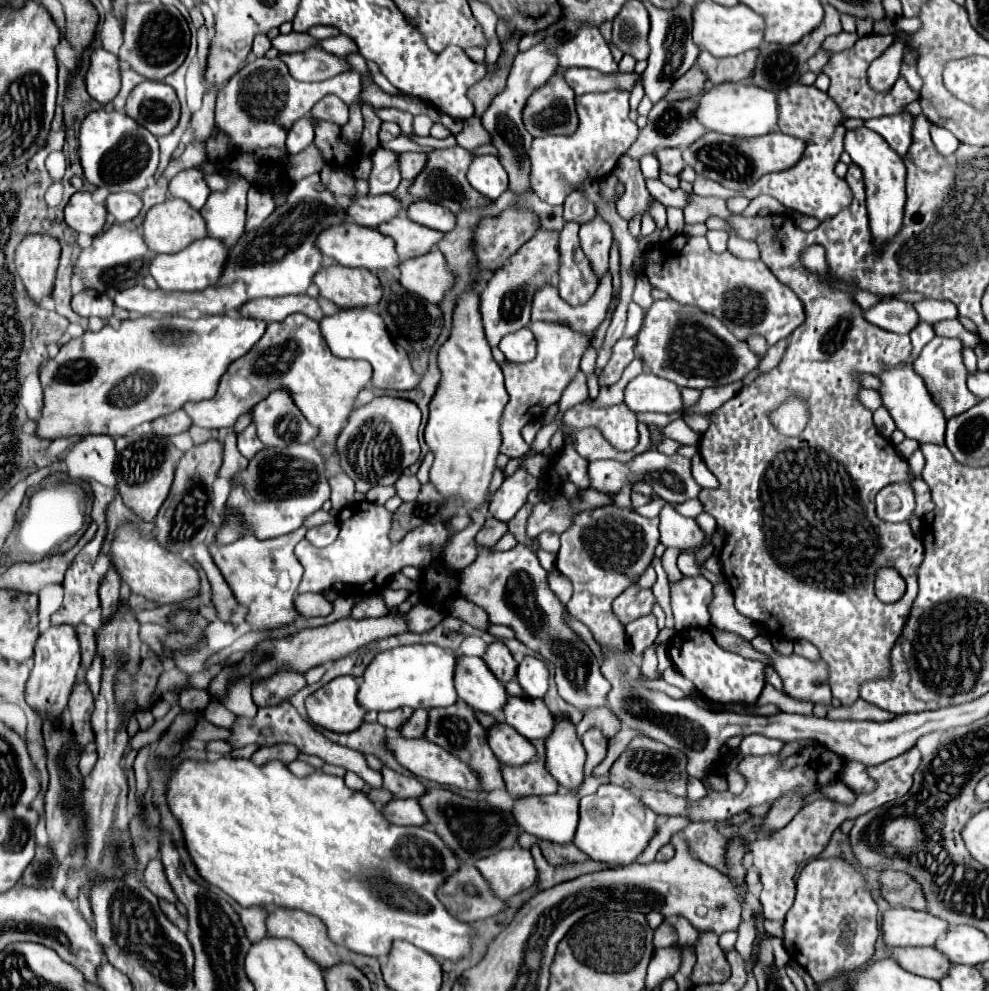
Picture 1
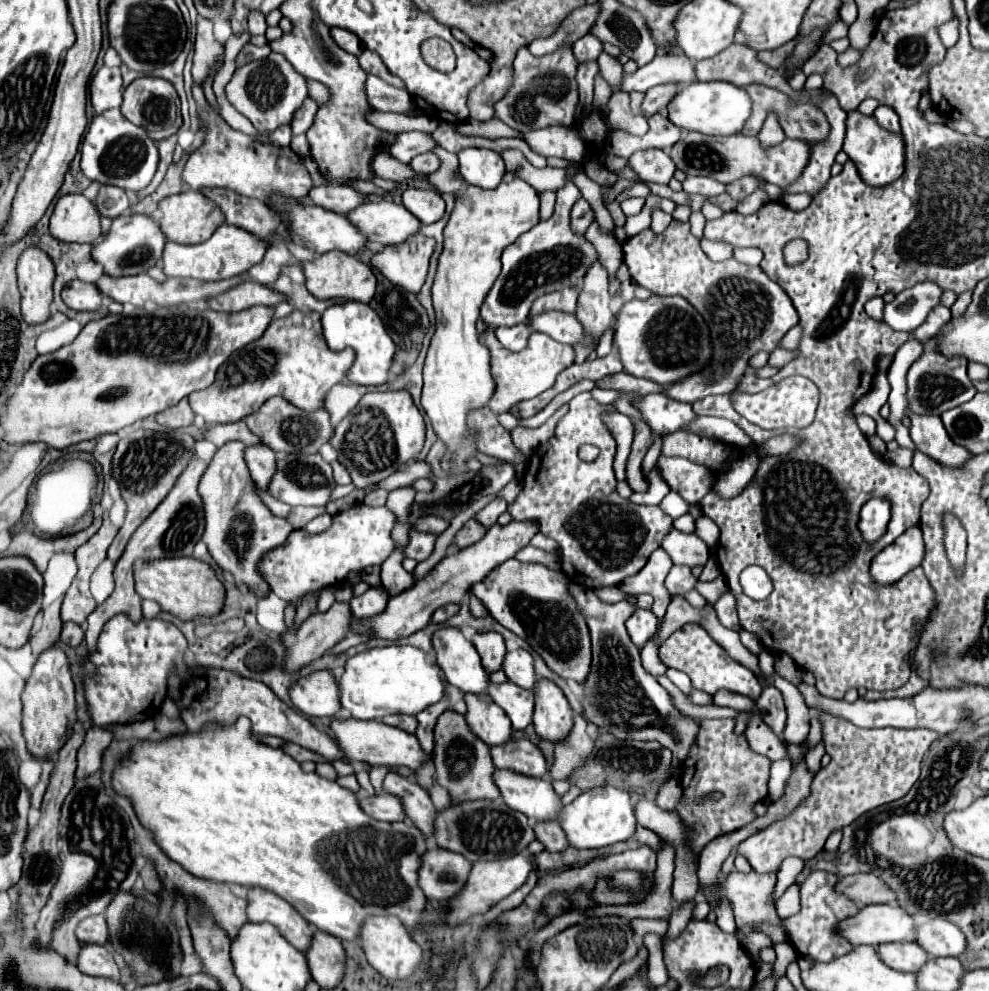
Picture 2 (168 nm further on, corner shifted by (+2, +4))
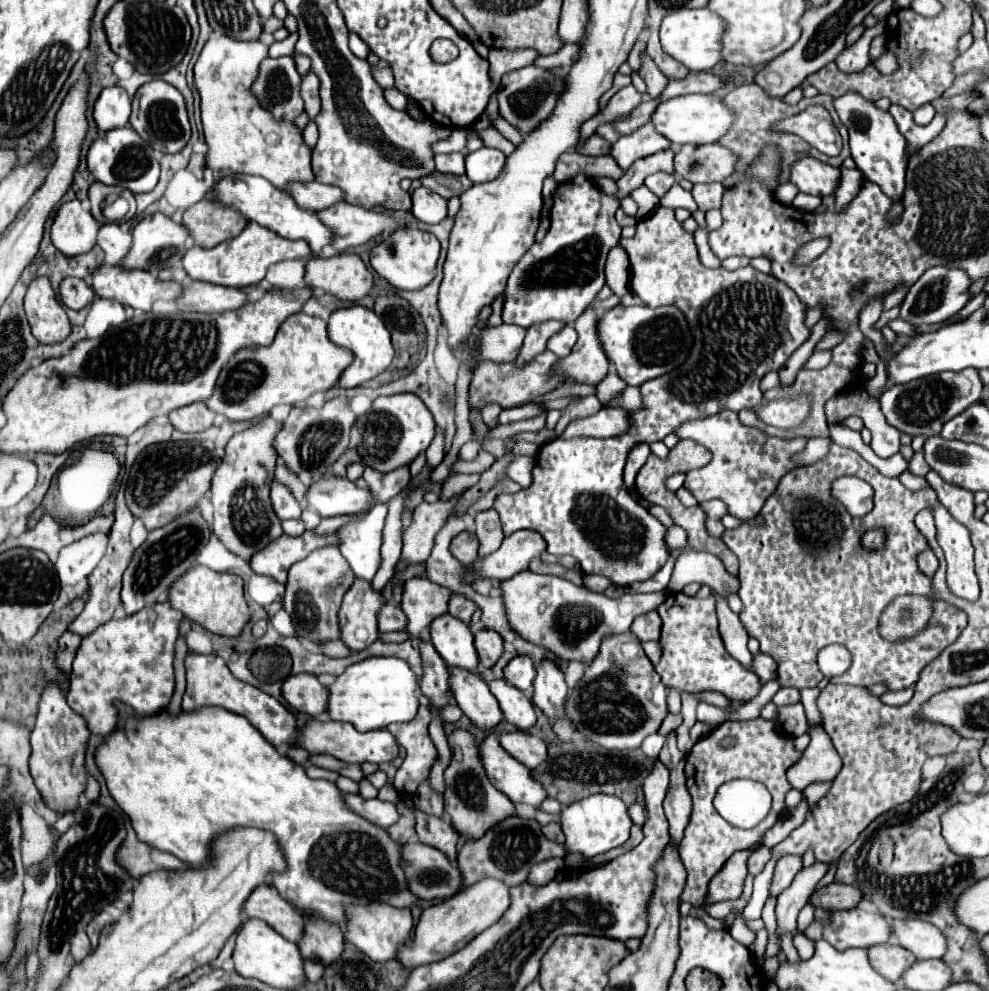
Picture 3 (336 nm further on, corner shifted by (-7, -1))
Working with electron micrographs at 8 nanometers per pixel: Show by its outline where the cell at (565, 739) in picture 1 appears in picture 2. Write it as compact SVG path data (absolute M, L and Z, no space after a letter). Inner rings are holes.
M536 682L536 708L534 708L534 728L542 740L562 742L568 738L574 726L574 712L562 690L548 682Z

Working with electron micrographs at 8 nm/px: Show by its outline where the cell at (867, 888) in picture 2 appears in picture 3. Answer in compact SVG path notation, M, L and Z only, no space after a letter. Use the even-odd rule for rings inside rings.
M825 885L821 889L817 889L811 897L809 903L815 909L827 909L827 911L835 911L835 909L853 909L857 903L861 901L861 893L859 889L851 887L851 885Z

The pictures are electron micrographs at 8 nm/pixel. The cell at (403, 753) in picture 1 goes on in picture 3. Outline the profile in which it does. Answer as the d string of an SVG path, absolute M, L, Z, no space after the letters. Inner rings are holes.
M309 719L301 727L293 747L299 747L301 743L309 753L327 753L327 755L333 755L335 759L341 759L345 763L365 763L365 761L387 763L387 761L393 761L397 757L397 751L399 751L395 737L387 729L373 729L373 731L361 733L351 723L317 721L317 719Z

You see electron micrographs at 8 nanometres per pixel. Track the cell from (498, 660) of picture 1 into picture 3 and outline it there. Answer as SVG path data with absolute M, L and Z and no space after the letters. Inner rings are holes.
M479 629L475 633L475 649L479 655L479 669L493 667L503 653L503 639L493 629Z

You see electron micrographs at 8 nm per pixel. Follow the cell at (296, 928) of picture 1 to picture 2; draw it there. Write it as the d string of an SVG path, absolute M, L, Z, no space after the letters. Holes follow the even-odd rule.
M262 888L248 890L248 920L250 922L268 922L274 924L280 934L292 942L292 946L300 952L306 952L314 938L314 926L306 924L298 912L280 896L266 892Z

